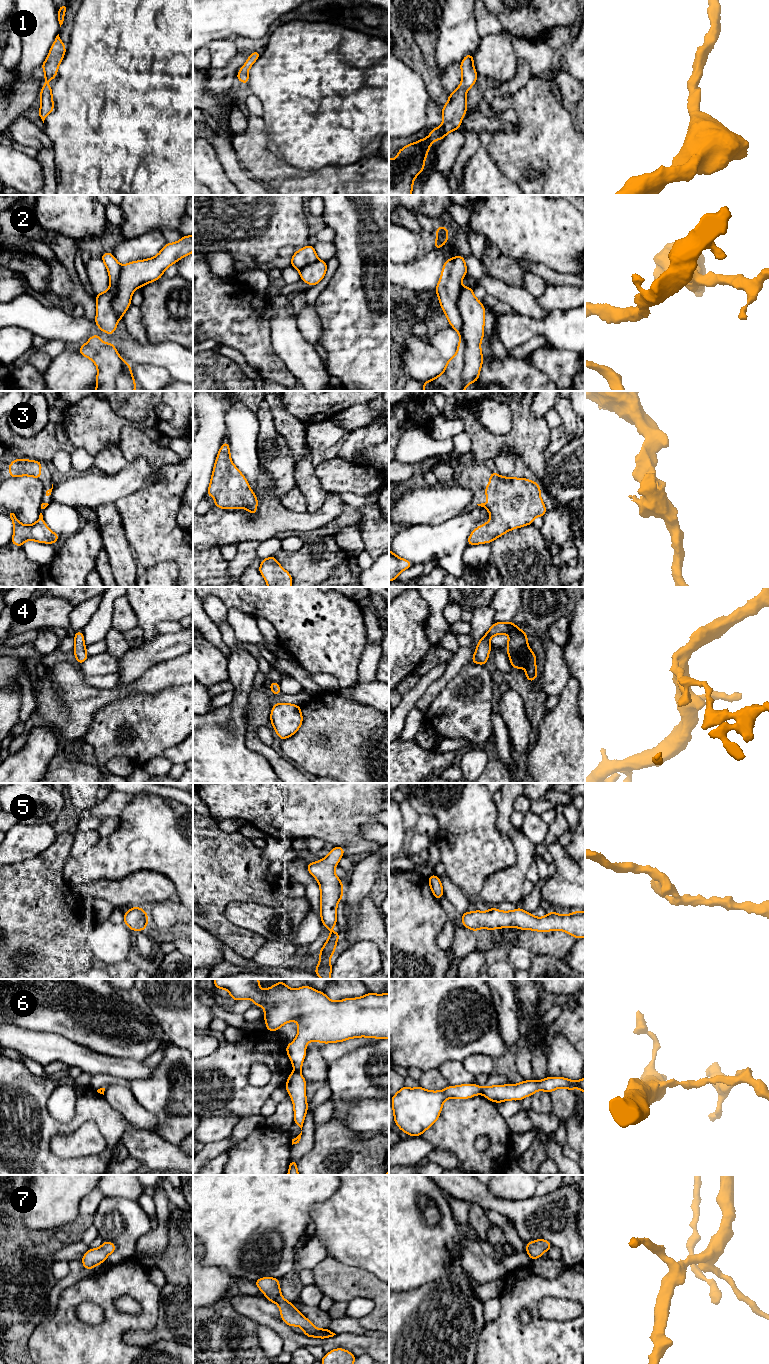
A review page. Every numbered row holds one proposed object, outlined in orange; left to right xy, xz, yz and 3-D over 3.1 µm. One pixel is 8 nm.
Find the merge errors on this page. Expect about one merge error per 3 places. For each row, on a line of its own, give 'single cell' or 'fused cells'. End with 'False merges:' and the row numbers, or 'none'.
1: single cell
2: single cell
3: single cell
4: single cell
5: single cell
6: fused cells
7: single cell
False merges: 6

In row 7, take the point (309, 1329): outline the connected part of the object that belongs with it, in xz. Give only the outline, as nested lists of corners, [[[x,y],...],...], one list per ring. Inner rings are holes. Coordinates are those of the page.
[[[264,1277],[257,1279],[255,1285],[265,1294],[265,1298],[276,1303],[279,1306],[281,1319],[290,1327],[300,1326],[303,1329],[304,1335],[307,1337],[330,1338],[336,1335],[327,1329],[316,1328],[308,1318],[304,1317],[301,1312],[294,1308],[292,1302],[285,1300],[282,1297],[279,1287],[279,1278]]]

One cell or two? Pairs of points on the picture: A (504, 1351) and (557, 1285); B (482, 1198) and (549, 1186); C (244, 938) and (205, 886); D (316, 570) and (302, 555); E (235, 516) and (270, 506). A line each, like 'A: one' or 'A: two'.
A: one
B: two
C: one
D: one
E: one

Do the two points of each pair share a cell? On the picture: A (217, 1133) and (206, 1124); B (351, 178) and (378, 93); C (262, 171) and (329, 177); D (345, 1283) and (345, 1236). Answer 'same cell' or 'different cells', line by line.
A: same cell
B: different cells
C: same cell
D: different cells

